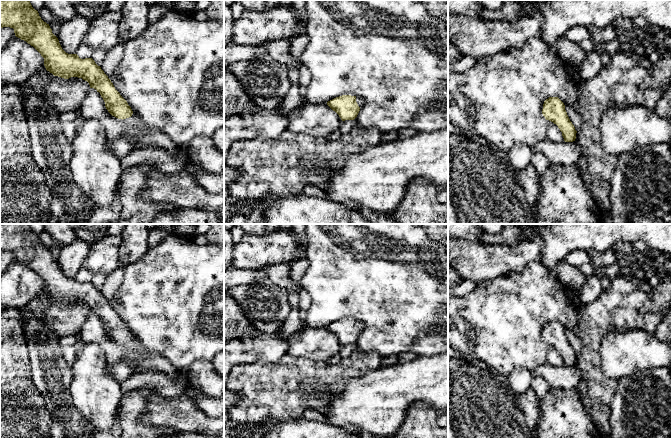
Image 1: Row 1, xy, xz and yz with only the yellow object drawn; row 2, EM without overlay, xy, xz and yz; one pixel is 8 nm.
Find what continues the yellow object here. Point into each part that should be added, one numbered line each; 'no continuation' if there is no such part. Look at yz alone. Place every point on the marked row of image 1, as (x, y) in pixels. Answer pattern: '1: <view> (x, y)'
1: yz (554, 134)

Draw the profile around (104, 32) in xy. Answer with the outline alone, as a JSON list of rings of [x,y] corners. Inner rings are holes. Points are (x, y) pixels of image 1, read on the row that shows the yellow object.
[[[107,10],[101,16],[91,21],[90,27],[85,33],[82,43],[93,50],[108,51],[120,42],[121,11]]]

